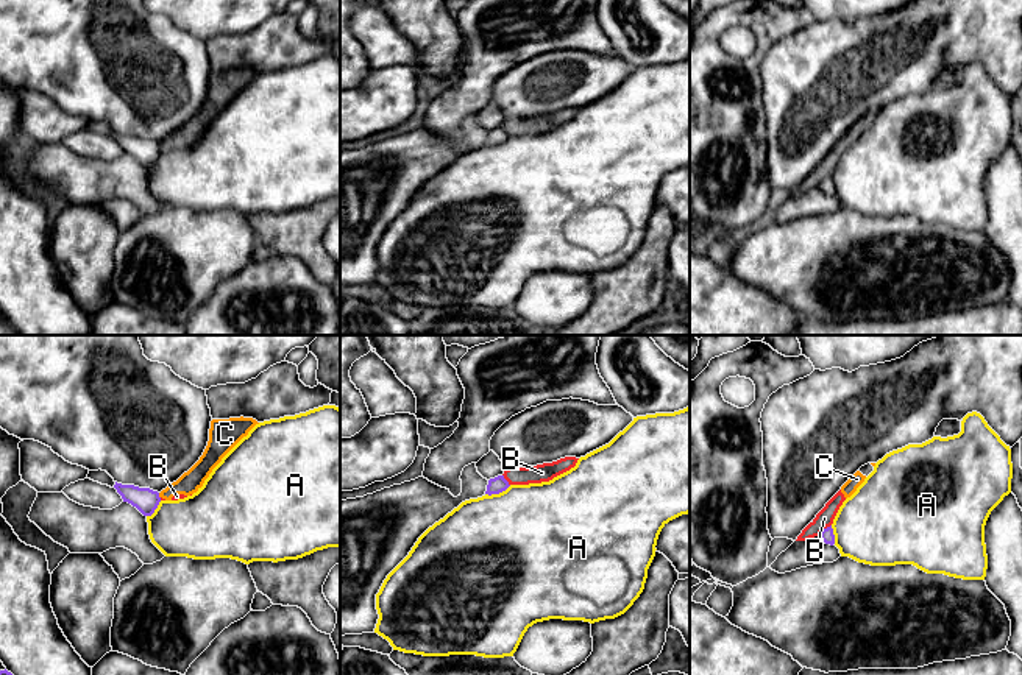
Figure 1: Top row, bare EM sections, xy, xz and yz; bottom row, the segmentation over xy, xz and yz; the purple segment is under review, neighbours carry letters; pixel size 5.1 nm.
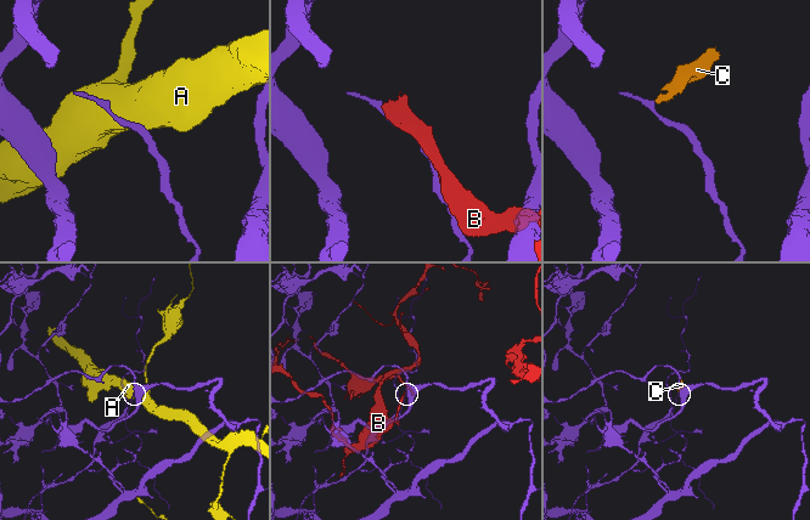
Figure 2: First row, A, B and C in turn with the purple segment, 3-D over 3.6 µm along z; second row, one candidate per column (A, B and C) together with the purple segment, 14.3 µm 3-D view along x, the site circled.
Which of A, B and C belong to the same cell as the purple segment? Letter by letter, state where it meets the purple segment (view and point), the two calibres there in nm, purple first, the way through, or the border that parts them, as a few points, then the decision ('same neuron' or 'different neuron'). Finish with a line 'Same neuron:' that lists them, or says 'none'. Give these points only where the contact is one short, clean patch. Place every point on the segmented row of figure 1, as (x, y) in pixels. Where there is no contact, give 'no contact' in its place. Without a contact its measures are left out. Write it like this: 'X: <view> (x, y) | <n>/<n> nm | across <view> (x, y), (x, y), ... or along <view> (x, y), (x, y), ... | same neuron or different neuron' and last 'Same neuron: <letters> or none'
A: xz (498, 493) | 90/500 nm | different neuron
B: yz (824, 529) | 70/90 nm | different neuron
C: xy (158, 496) | 120/110 nm | along xy (158, 493), (159, 498) | different neuron
Same neuron: none

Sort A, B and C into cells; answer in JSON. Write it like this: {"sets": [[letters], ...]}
{"sets": [["A"], ["B", "C"]]}

